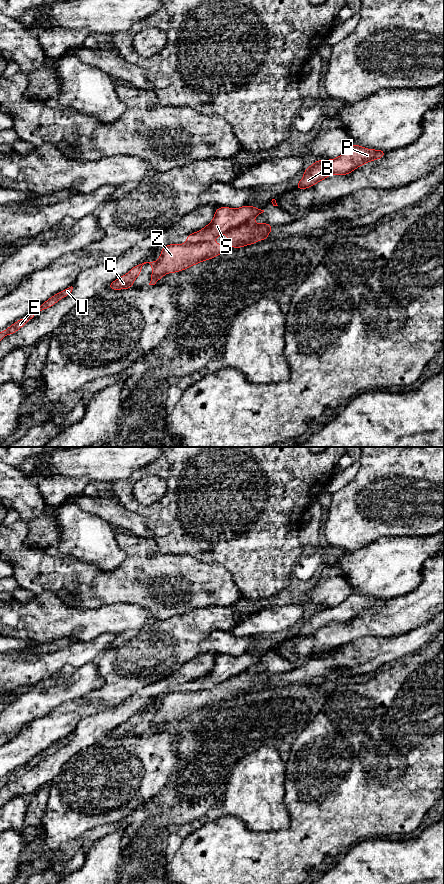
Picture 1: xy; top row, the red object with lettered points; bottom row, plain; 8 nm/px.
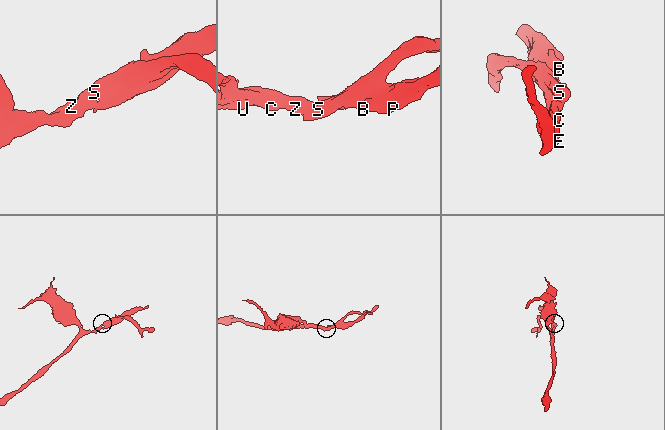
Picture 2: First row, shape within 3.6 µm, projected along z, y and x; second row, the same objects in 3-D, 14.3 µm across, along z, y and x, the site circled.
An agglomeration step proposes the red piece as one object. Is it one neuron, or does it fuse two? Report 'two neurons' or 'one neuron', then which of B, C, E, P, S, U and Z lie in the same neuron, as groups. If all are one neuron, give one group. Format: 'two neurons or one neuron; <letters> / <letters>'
two neurons; B C E P U Z / S

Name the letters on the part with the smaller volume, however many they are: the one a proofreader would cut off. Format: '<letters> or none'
S

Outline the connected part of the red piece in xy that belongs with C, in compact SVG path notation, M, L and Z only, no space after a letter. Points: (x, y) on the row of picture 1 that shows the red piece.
M186 242L169 244L161 250L160 259L154 262L146 259L133 267L127 274L113 281L108 289L120 290L132 288L134 280L140 275L142 266L152 265L149 285L155 285L167 273L180 272L202 261L212 259L223 253L222 244L209 242Z

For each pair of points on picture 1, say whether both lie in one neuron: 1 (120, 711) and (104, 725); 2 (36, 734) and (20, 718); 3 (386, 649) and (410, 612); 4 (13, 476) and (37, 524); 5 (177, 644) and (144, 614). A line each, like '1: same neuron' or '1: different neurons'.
1: same neuron
2: different neurons
3: different neurons
4: same neuron
5: different neurons

